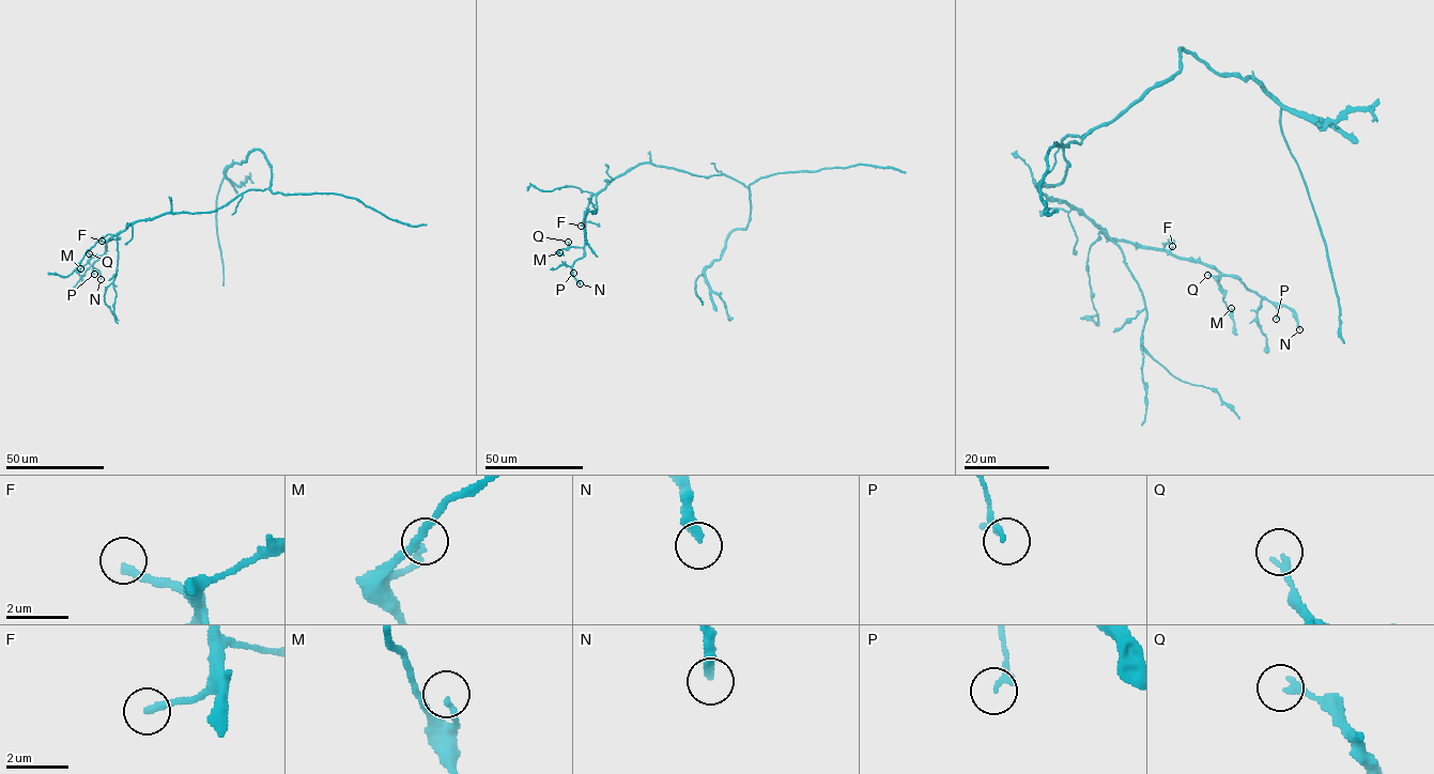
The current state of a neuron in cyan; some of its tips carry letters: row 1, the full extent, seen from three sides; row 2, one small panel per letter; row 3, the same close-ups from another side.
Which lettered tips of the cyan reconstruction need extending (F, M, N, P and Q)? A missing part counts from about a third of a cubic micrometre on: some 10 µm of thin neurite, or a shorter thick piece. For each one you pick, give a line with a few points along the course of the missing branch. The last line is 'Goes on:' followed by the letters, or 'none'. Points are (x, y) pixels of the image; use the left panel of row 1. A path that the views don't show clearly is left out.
Goes on: F, N

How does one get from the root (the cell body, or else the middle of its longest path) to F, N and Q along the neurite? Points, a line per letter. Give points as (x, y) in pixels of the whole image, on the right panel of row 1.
F: (1064, 138), (1066, 174), (1058, 184), (1036, 186), (1047, 198), (1078, 207), (1110, 238), (1160, 250), (1172, 246)
N: (1064, 138), (1066, 174), (1036, 186), (1047, 198), (1078, 207), (1110, 238), (1235, 276), (1286, 306), (1299, 329)
Q: (1064, 138), (1066, 174), (1036, 186), (1047, 198), (1078, 207), (1110, 238), (1199, 260), (1220, 278), (1207, 275)

